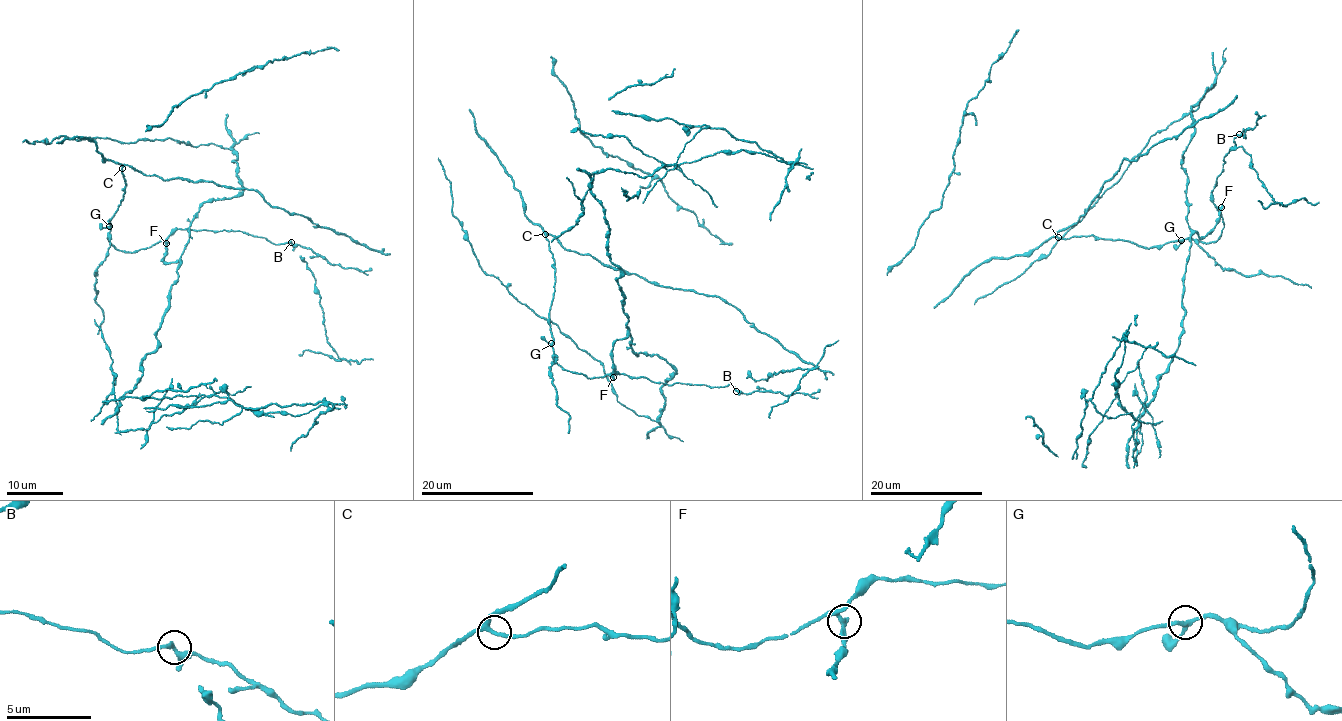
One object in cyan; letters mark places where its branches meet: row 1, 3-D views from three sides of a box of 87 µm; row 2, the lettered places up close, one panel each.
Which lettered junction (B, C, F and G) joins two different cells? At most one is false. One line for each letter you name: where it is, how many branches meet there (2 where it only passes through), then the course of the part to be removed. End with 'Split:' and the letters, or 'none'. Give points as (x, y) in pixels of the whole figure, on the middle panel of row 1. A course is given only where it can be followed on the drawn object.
F: place (613, 377); branches 3
Split: F

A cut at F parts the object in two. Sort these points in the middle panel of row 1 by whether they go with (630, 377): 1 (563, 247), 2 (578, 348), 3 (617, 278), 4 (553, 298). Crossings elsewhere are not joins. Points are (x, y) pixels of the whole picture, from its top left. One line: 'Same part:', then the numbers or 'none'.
Same part: 1, 4

